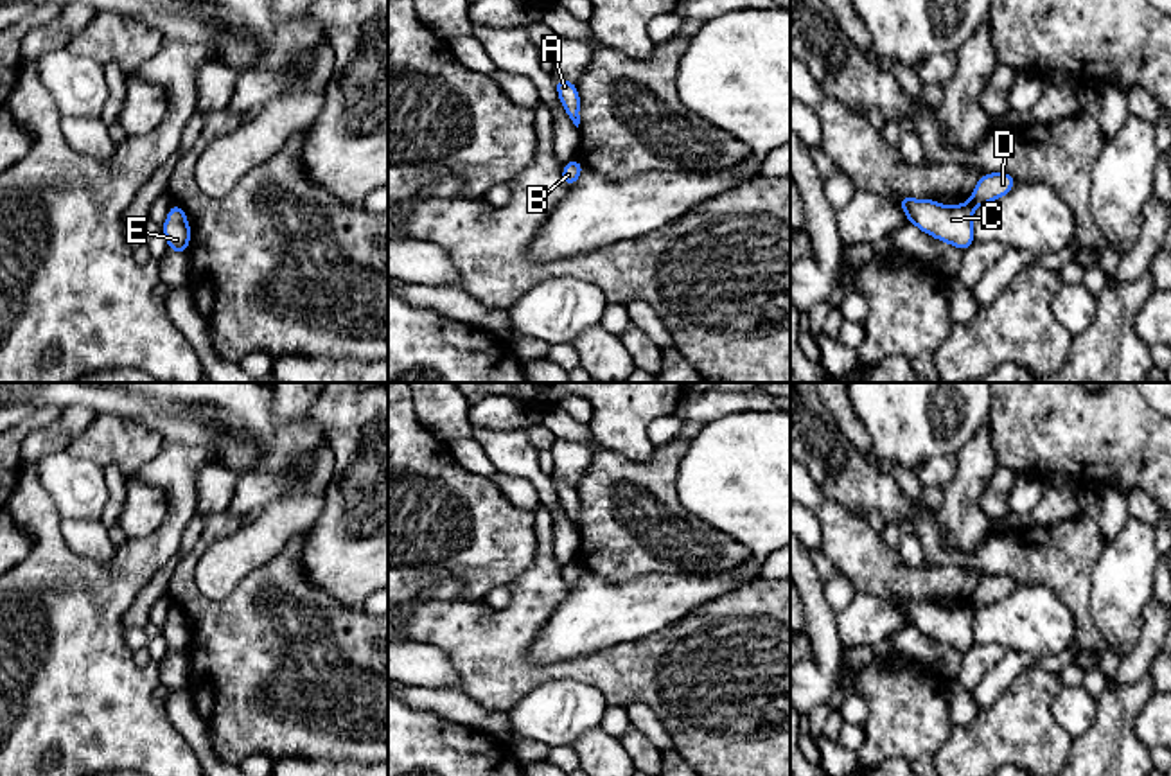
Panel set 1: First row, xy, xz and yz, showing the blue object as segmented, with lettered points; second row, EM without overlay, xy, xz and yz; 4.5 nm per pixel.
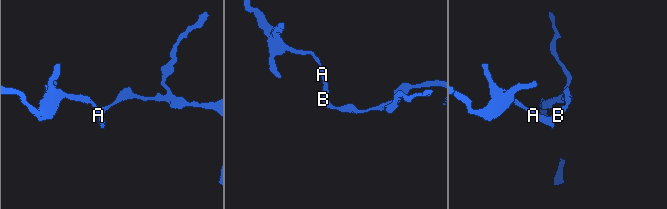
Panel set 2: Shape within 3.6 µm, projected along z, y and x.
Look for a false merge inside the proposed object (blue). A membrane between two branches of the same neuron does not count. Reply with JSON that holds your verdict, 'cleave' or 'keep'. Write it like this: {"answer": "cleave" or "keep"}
{"answer": "cleave"}

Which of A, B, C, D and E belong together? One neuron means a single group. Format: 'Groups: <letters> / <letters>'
Groups: A C E / B D

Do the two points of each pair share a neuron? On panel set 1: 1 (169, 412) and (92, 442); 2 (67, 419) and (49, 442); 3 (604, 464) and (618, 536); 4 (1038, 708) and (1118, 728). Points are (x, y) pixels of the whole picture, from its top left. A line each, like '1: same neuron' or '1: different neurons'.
1: different neurons
2: same neuron
3: same neuron
4: different neurons

